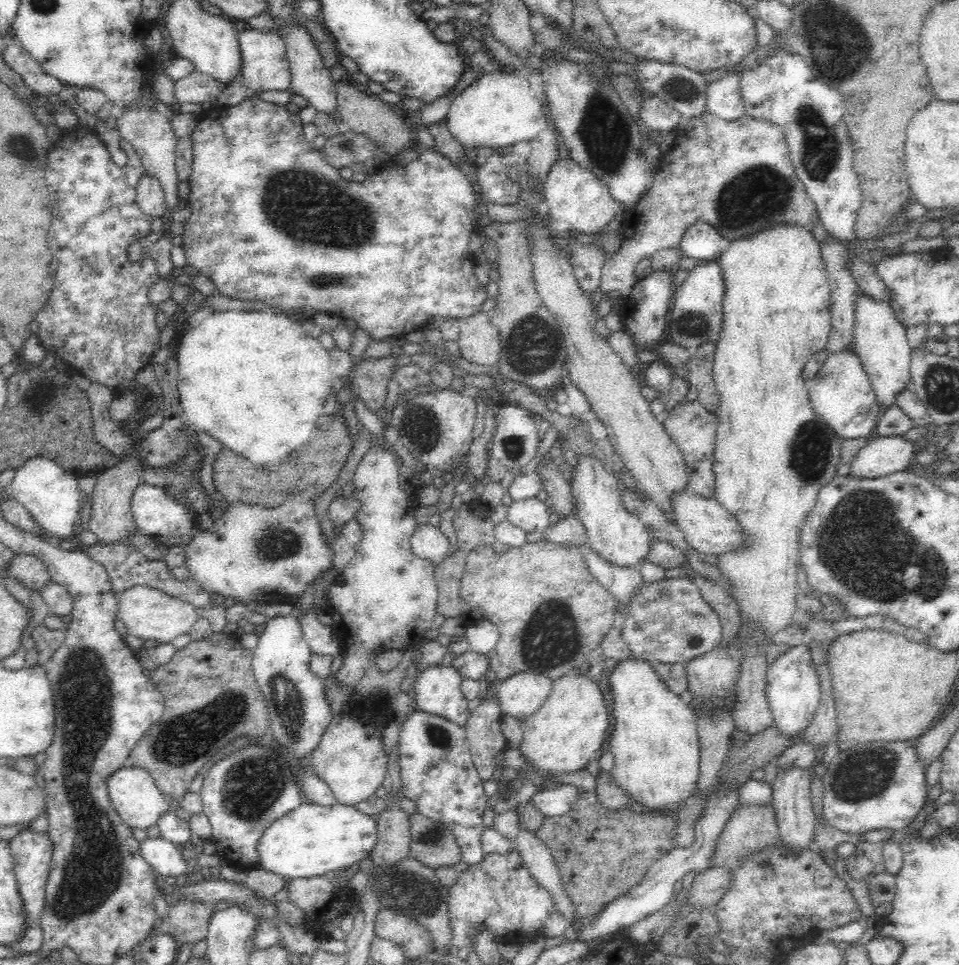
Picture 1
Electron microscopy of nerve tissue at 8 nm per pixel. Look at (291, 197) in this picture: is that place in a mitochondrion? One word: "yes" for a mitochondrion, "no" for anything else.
yes

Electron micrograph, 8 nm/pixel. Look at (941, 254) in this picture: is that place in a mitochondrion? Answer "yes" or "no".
no

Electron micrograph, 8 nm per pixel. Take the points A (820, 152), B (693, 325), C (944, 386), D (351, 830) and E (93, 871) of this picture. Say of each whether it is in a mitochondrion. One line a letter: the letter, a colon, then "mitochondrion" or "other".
A: mitochondrion
B: mitochondrion
C: mitochondrion
D: other
E: mitochondrion

